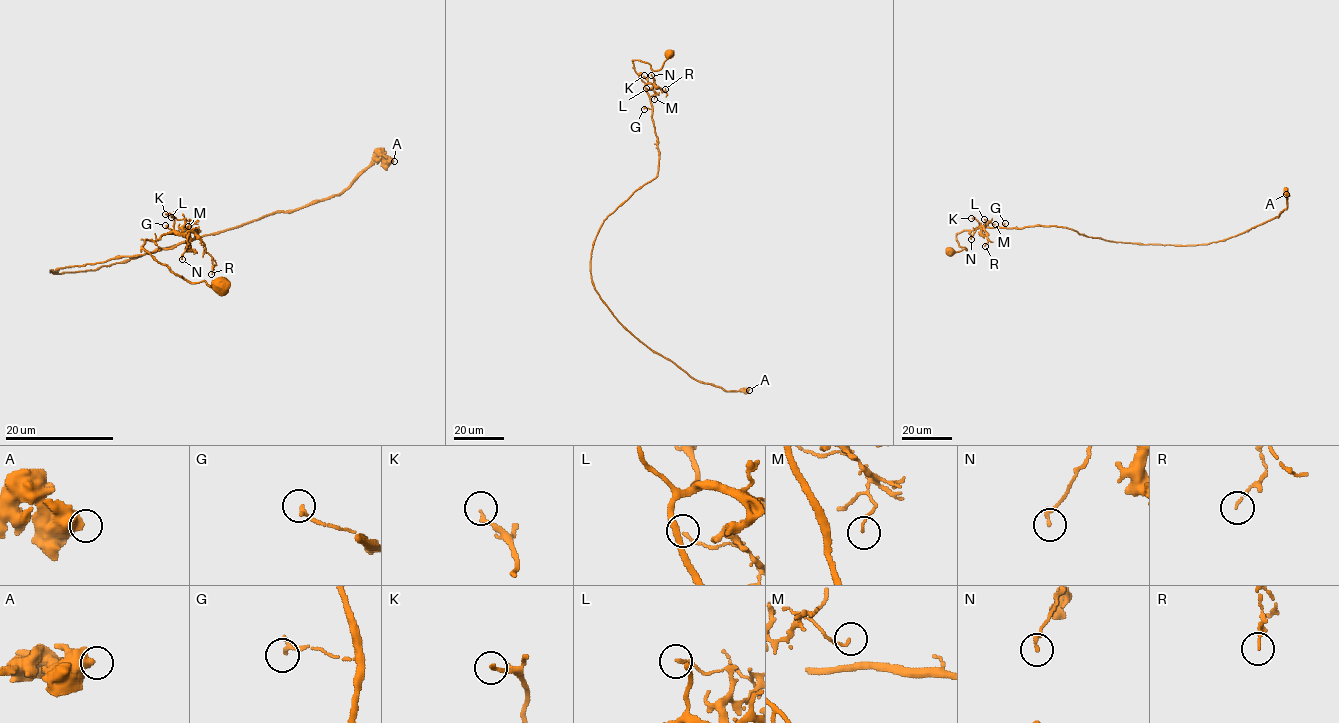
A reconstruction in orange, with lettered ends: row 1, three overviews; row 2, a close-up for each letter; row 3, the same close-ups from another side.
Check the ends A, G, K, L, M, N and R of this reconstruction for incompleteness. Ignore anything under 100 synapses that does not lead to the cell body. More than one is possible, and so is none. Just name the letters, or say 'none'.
none

